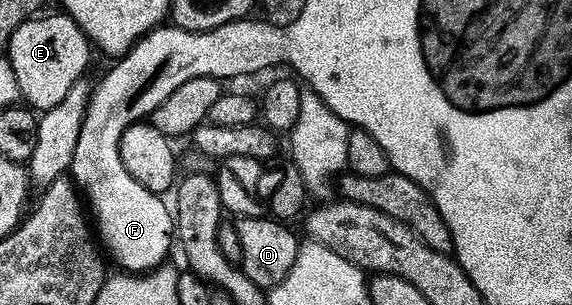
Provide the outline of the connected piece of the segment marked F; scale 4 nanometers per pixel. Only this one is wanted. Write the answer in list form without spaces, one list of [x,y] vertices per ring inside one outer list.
[[[237,19],[215,29],[200,31],[185,30],[172,24],[153,27],[130,47],[128,53],[116,61],[118,63],[102,78],[97,88],[95,86],[92,89],[69,174],[90,208],[102,245],[107,250],[109,248],[119,262],[120,269],[128,273],[148,273],[158,269],[166,261],[165,256],[171,242],[173,246],[175,230],[175,220],[170,207],[168,206],[168,210],[164,203],[165,200],[139,184],[123,166],[119,157],[119,140],[123,132],[131,123],[152,115],[159,104],[187,80],[207,77],[228,80],[249,76],[270,66],[271,60],[267,56],[267,32],[271,29],[270,23],[251,19]]]

